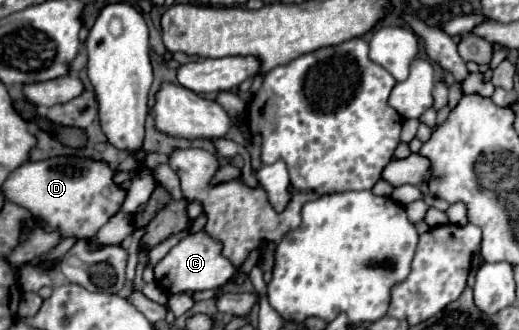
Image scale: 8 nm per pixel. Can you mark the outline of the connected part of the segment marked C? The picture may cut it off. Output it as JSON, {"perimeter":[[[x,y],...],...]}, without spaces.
{"perimeter":[[[205,230],[183,238],[177,246],[173,246],[167,256],[155,266],[155,282],[169,294],[175,292],[197,292],[197,290],[213,290],[227,284],[237,268],[221,254],[223,246],[215,238],[211,238]]]}

